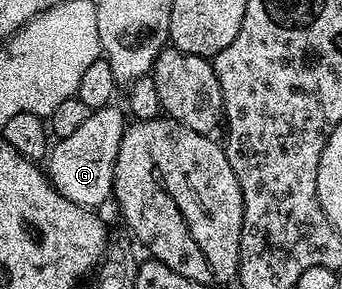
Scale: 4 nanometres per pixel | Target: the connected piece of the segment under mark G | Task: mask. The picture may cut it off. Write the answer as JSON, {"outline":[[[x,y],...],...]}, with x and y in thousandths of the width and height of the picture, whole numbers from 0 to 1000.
{"outline":[[[327,356],[292,377],[269,377],[260,412],[249,412],[249,426],[237,426],[213,467],[158,491],[132,595],[149,616],[161,657],[190,675],[190,689],[246,716],[289,716],[278,709],[307,706],[327,678],[325,619],[365,443],[360,391],[342,367]]]}

